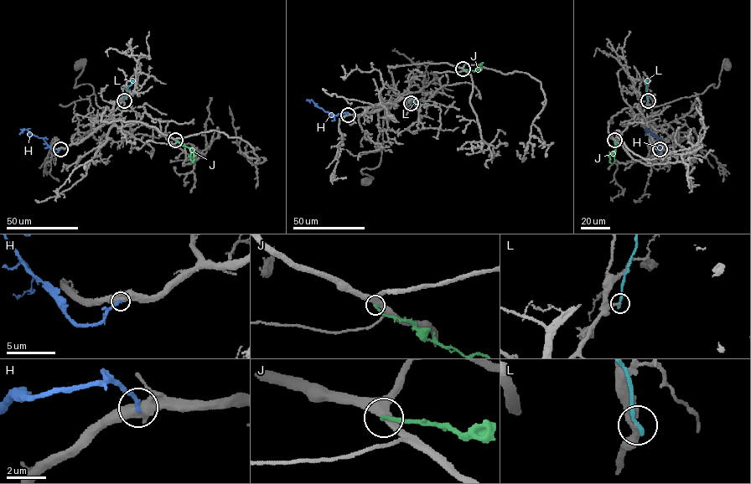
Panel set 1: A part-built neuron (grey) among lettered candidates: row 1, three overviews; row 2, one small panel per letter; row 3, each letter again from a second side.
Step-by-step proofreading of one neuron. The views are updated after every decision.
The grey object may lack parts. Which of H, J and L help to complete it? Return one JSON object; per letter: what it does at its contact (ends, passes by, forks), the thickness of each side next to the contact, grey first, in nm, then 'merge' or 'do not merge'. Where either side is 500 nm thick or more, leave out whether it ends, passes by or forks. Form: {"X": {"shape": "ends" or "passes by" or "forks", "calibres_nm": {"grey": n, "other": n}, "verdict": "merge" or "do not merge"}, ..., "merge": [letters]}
{"H": {"calibres_nm": {"grey": 600, "other": 260}, "verdict": "do not merge"}, "J": {"shape": "ends", "calibres_nm": {"grey": 440, "other": 240}, "verdict": "do not merge"}, "L": {"shape": "ends", "calibres_nm": {"grey": 240, "other": 240}, "verdict": "do not merge"}, "merge": []}

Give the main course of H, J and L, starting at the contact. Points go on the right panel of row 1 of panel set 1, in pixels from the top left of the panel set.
H: (660, 149), (660, 139), (647, 129), (645, 134)
J: (614, 140), (616, 148), (609, 157), (610, 162)
L: (648, 100), (646, 90), (648, 81)

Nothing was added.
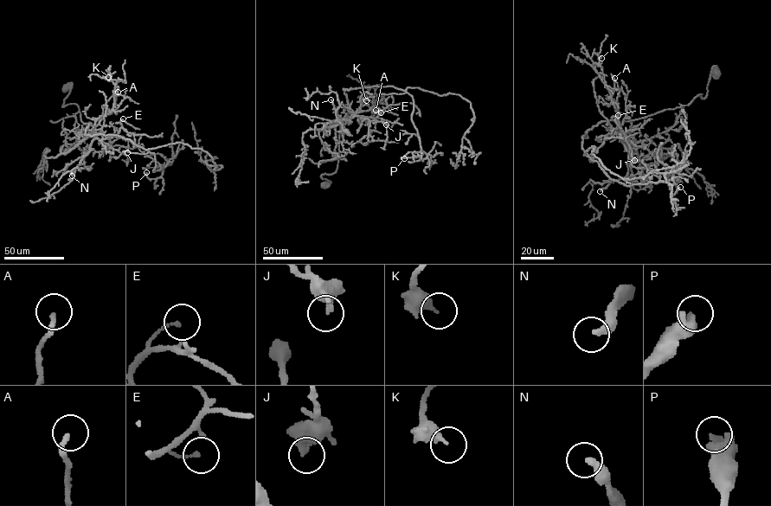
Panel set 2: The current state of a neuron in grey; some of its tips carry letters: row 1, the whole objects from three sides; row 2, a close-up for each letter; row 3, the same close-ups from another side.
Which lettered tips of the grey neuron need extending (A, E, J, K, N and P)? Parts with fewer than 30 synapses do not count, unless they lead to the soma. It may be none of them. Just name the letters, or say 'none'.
N

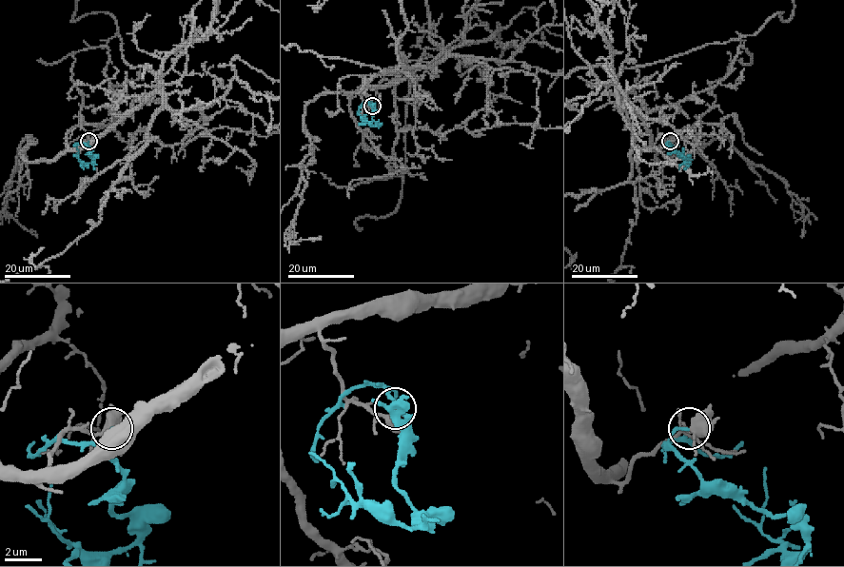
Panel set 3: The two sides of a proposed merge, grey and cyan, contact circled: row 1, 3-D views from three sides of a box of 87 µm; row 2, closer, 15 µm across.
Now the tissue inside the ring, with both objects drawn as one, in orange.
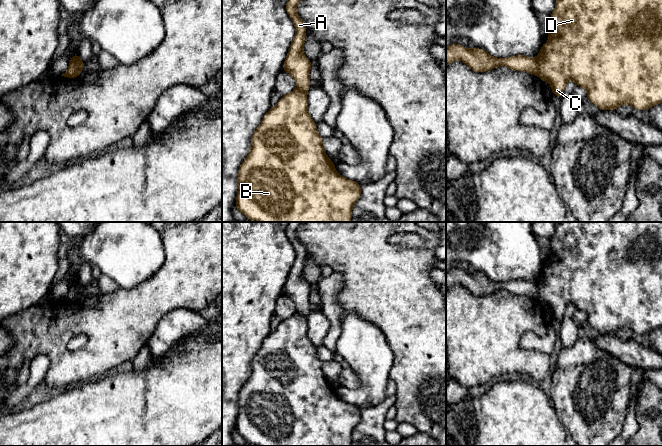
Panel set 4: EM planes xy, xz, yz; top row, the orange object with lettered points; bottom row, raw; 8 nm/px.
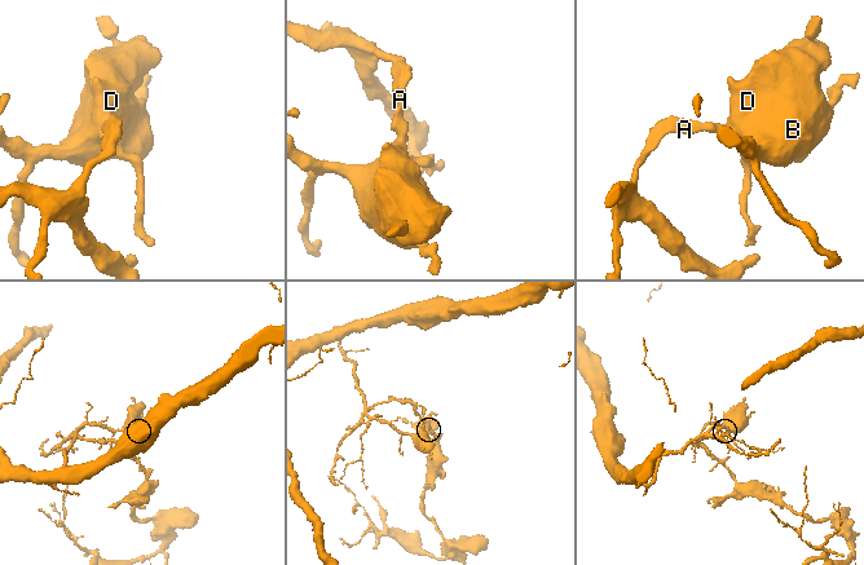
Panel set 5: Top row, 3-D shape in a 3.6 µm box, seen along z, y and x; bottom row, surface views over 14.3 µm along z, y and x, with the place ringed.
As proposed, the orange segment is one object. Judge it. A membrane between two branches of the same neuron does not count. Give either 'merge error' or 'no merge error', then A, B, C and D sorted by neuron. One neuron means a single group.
merge error; groups A / B C D

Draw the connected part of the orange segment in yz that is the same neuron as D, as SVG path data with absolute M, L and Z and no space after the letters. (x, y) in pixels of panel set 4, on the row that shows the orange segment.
M556 0L556 6L554 11L551 13L551 23L547 29L549 35L549 41L541 46L540 52L537 55L537 76L542 81L547 81L551 85L551 89L554 95L562 98L566 83L569 80L573 80L577 86L581 86L587 91L587 99L593 104L599 107L600 110L616 110L622 104L629 104L634 109L645 110L662 103L662 0Z

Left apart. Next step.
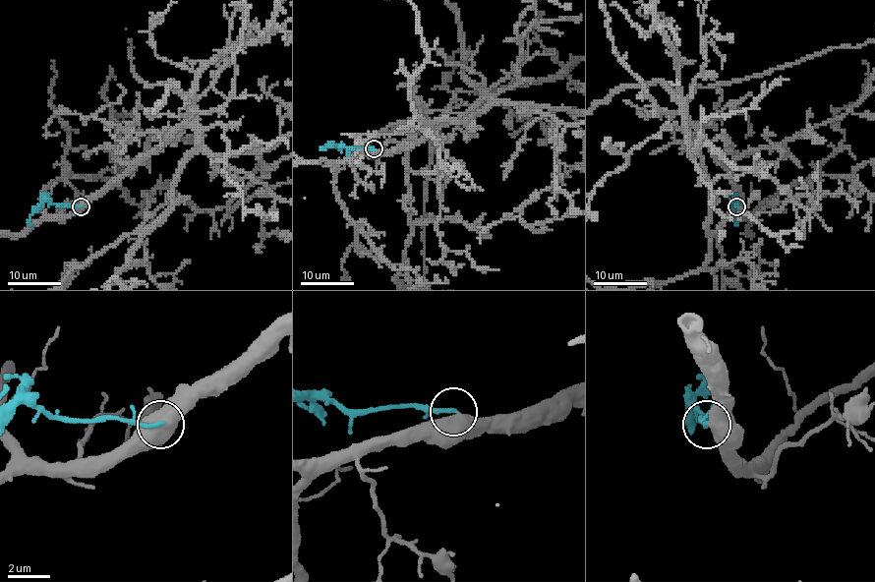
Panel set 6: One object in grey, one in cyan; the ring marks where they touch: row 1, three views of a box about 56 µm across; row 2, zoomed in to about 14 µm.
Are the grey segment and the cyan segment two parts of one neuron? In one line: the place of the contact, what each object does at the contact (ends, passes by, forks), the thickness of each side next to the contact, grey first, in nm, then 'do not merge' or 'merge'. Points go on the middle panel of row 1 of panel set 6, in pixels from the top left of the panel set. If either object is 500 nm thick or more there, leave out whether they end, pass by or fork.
place (374, 148); calibres 700 and 220 nm; merge

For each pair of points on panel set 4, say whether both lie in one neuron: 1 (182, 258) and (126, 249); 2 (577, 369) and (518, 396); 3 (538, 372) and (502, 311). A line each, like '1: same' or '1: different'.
1: different
2: different
3: same

